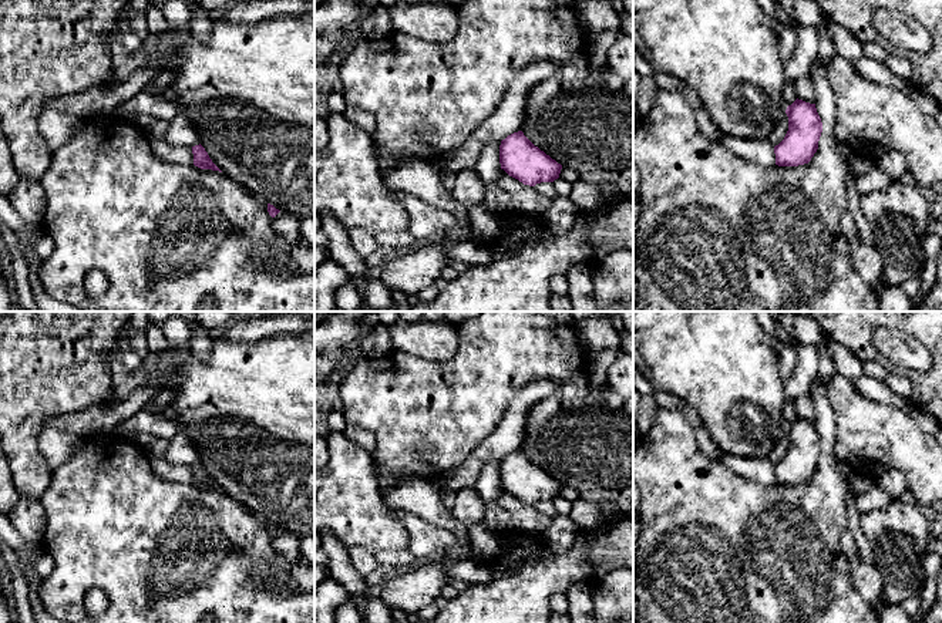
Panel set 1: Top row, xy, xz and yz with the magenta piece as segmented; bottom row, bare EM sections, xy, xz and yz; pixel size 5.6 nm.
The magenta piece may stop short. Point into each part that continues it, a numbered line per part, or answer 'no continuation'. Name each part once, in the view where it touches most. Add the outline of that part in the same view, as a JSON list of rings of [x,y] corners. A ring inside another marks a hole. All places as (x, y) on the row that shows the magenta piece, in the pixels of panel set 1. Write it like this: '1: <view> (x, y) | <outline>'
no continuation

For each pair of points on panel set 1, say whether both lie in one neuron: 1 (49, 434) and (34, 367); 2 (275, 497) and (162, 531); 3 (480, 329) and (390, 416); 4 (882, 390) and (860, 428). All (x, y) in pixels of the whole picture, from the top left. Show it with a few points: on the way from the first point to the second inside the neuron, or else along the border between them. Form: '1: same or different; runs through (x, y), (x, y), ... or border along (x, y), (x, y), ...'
1: different; border along (43, 427), (39, 435), (39, 450), (46, 460)
2: different; border along (222, 490), (268, 521)
3: same; runs through (467, 354), (451, 370), (440, 371), (416, 396)
4: different; border along (851, 380), (864, 396), (904, 410)

